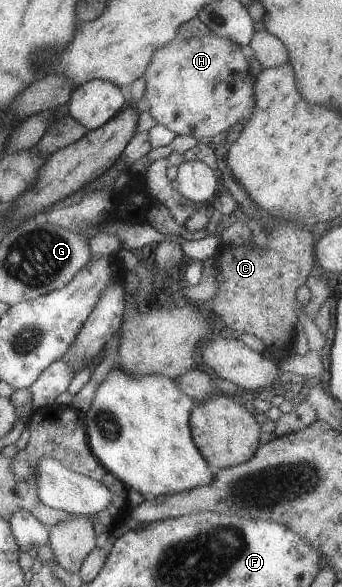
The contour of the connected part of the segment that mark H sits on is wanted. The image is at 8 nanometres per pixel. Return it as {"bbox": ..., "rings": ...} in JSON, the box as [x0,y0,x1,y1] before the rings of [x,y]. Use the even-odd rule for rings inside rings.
{"bbox":[142,34,254,142],"rings":[[[214,34],[184,40],[176,37],[155,50],[150,57],[143,72],[145,89],[142,105],[158,124],[175,135],[192,135],[198,142],[206,142],[215,134],[230,130],[235,122],[250,116],[254,95],[248,72],[248,55],[242,46]]]}

